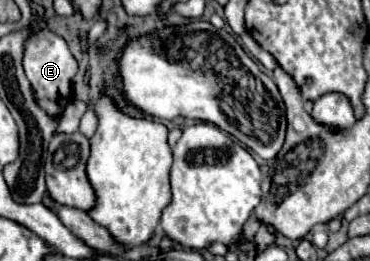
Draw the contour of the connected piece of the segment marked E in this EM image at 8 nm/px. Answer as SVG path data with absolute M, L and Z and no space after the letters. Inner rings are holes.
M47 27L31 33L23 47L23 69L25 69L29 83L35 89L35 99L37 99L39 107L43 111L47 111L49 115L61 115L67 101L71 101L71 97L73 97L71 79L77 73L77 61L69 51L67 41Z

